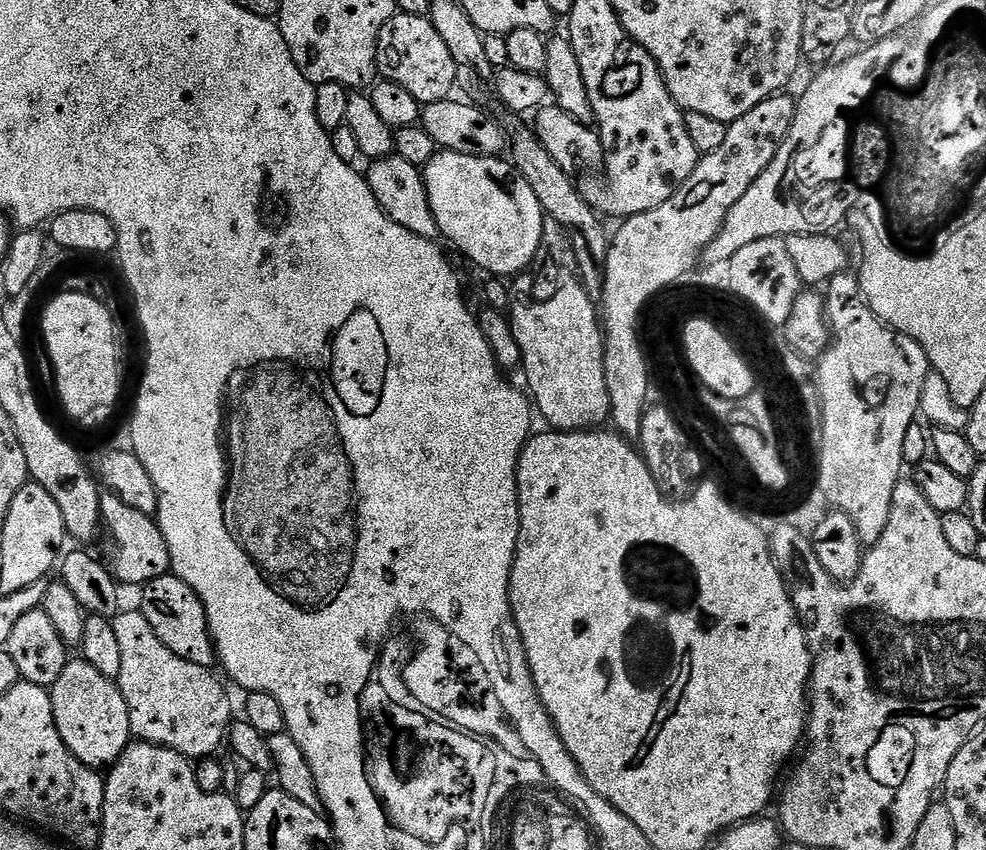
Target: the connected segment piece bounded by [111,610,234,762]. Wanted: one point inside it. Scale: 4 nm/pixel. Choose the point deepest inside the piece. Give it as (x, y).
(172, 703)

